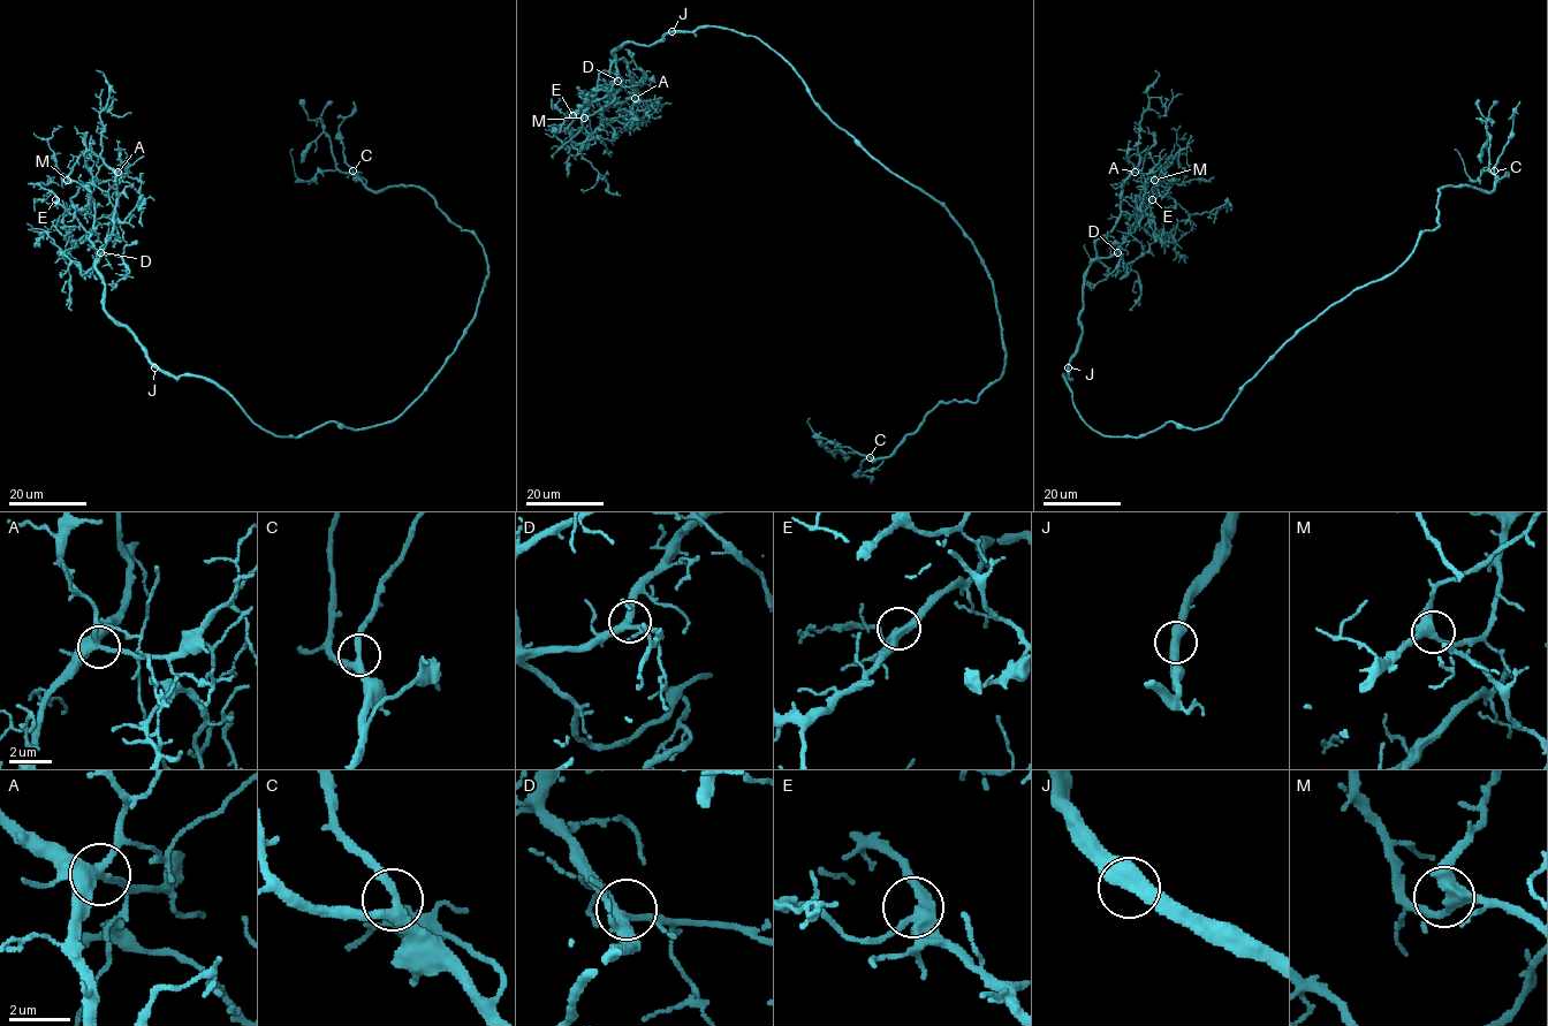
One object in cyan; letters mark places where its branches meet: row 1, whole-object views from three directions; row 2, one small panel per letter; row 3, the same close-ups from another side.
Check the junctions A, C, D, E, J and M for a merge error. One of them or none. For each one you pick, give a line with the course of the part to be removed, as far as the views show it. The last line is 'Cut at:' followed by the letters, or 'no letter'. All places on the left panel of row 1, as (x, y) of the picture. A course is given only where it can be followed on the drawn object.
Cut at: no letter

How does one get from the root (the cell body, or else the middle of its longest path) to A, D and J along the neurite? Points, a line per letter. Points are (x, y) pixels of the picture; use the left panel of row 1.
A: (347, 427), (275, 436), (214, 384), (165, 373), (106, 311), (96, 260), (113, 227), (119, 172)
D: (347, 427), (328, 422), (296, 438), (275, 436), (214, 384), (165, 373), (106, 311), (100, 252)
J: (347, 427), (328, 422), (296, 438), (275, 436), (257, 425), (214, 384), (191, 374), (168, 375), (154, 366)

